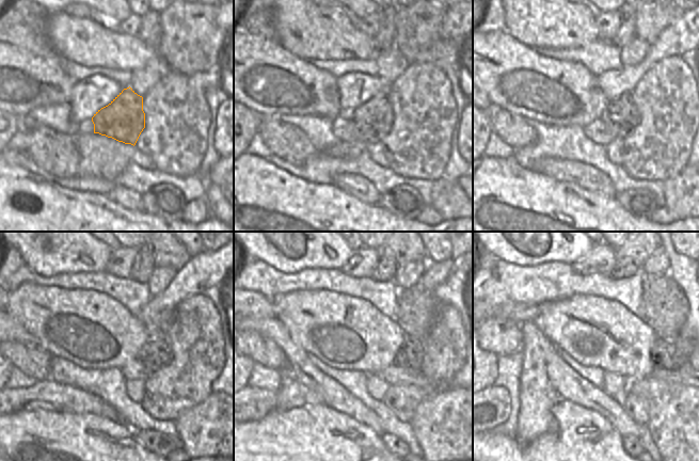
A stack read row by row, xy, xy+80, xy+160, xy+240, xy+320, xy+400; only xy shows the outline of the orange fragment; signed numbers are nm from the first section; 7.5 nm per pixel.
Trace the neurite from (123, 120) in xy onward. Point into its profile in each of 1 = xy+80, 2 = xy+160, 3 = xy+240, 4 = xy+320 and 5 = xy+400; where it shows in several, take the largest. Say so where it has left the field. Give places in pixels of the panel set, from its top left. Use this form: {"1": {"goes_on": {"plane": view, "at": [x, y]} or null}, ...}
{"1": {"goes_on": {"plane": "xy+80", "at": [374, 120]}}, "2": {"goes_on": {"plane": "xy+160", "at": [621, 113]}}, "3": {"goes_on": {"plane": "xy+240", "at": [156, 353]}}, "4": {"goes_on": {"plane": "xy+320", "at": [410, 354]}}, "5": {"goes_on": {"plane": "xy+400", "at": [663, 354]}}}

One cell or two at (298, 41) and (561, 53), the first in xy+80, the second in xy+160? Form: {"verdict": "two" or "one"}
{"verdict": "two"}

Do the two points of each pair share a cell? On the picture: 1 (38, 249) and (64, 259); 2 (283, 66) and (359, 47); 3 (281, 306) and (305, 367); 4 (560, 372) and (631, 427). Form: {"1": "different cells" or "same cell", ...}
{"1": "same cell", "2": "different cells", "3": "different cells", "4": "same cell"}

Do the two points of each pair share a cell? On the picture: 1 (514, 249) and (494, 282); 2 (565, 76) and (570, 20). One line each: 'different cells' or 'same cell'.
1: different cells
2: different cells

